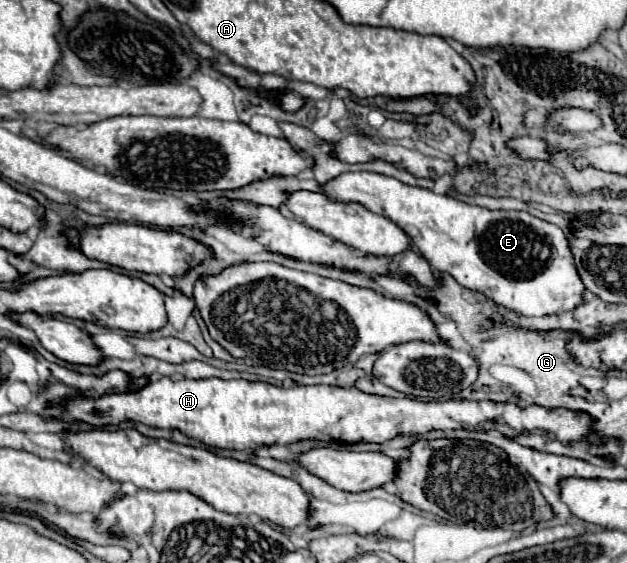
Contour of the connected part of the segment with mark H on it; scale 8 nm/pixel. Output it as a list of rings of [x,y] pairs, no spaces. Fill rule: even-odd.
[[[161,377],[149,381],[137,393],[113,393],[99,399],[77,397],[69,399],[61,407],[59,419],[85,421],[93,427],[117,427],[123,421],[139,421],[149,427],[179,429],[187,437],[199,439],[209,447],[219,449],[247,449],[255,451],[269,445],[291,445],[303,439],[337,441],[337,443],[385,443],[397,435],[423,435],[427,431],[467,429],[467,431],[489,431],[497,429],[509,439],[519,435],[543,435],[547,441],[561,441],[563,445],[589,443],[603,445],[605,441],[591,427],[591,415],[585,411],[567,411],[561,407],[549,409],[539,405],[519,407],[515,403],[495,401],[419,401],[411,397],[391,399],[381,395],[369,395],[359,389],[343,389],[331,385],[313,387],[275,387],[269,383],[249,381],[223,381],[223,379],[183,379],[171,381]]]

